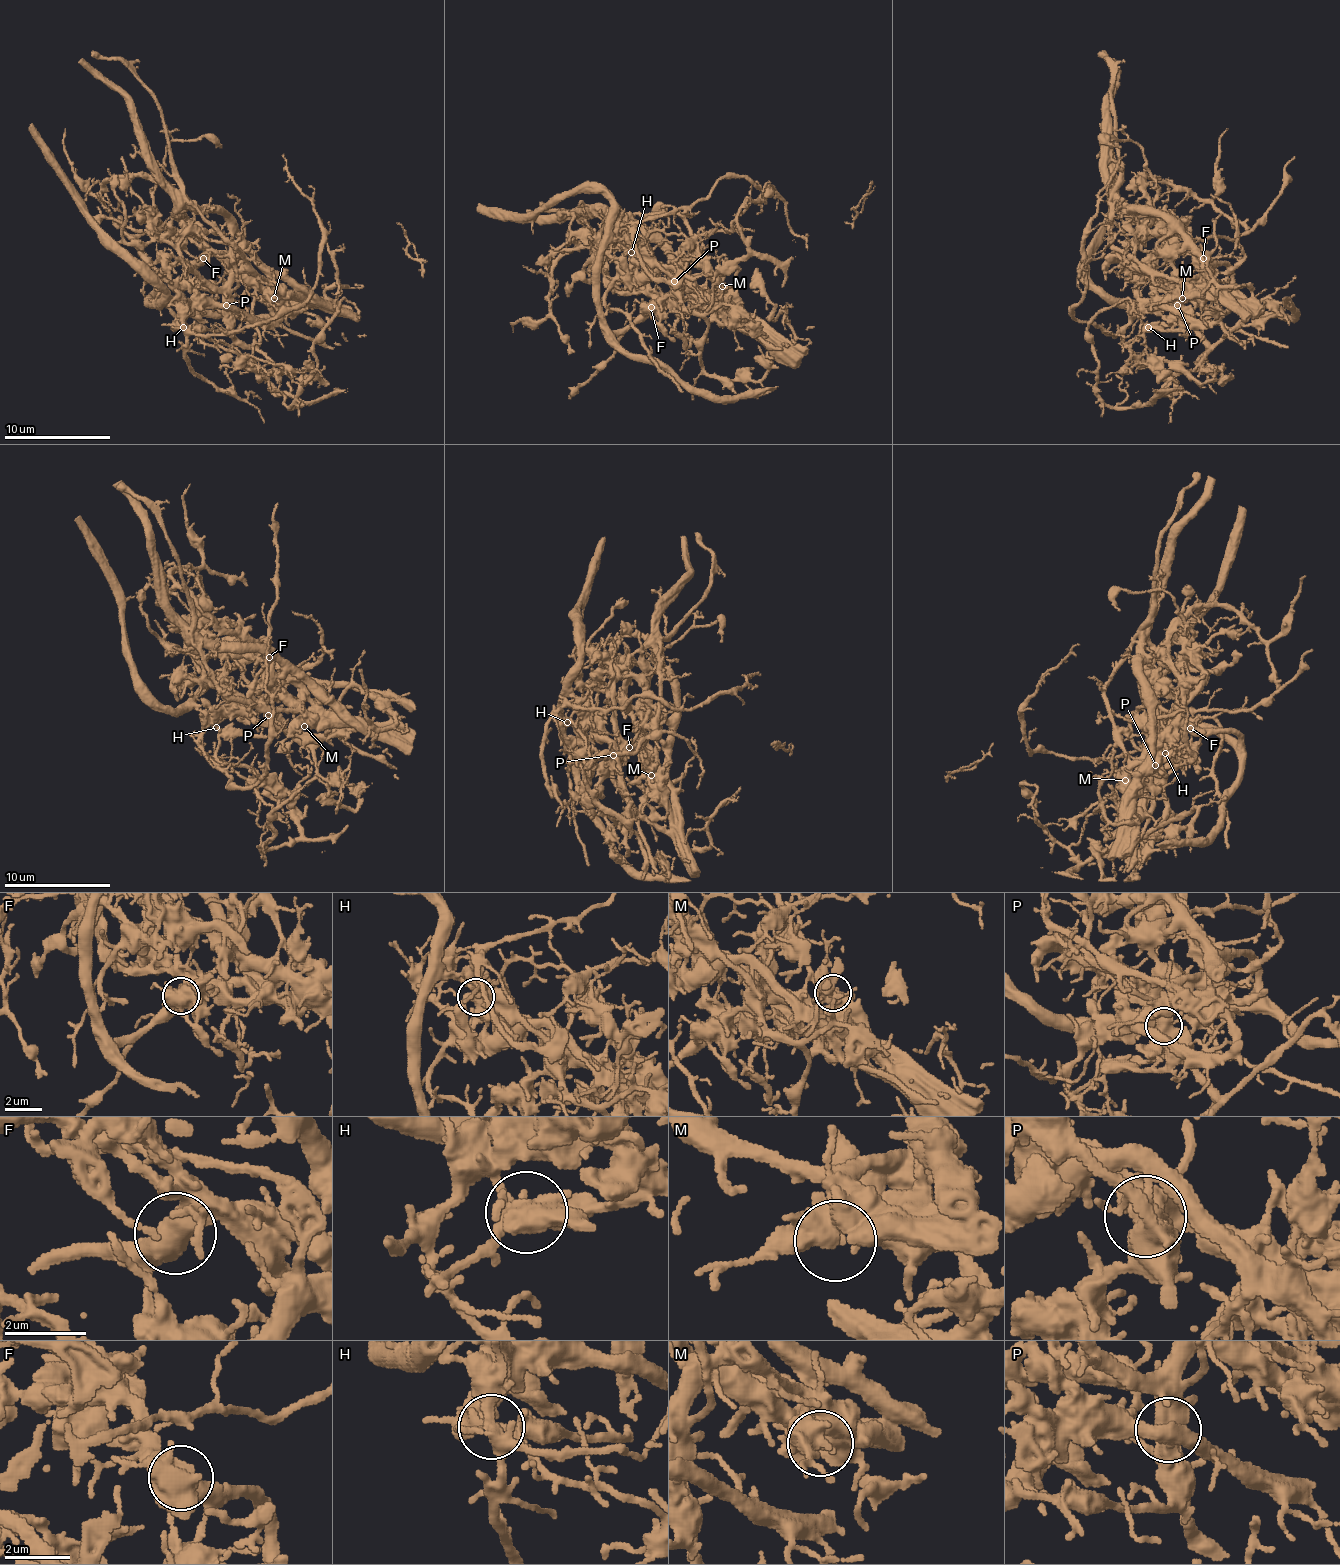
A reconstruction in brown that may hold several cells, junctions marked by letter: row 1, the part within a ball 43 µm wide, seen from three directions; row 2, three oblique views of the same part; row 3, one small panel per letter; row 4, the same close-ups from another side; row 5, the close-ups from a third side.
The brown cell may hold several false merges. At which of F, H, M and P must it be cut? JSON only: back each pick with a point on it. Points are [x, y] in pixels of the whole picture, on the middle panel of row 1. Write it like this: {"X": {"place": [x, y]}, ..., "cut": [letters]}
{"F": {"place": [651, 307]}, "P": {"place": [674, 281]}, "cut": ["F", "P"]}

